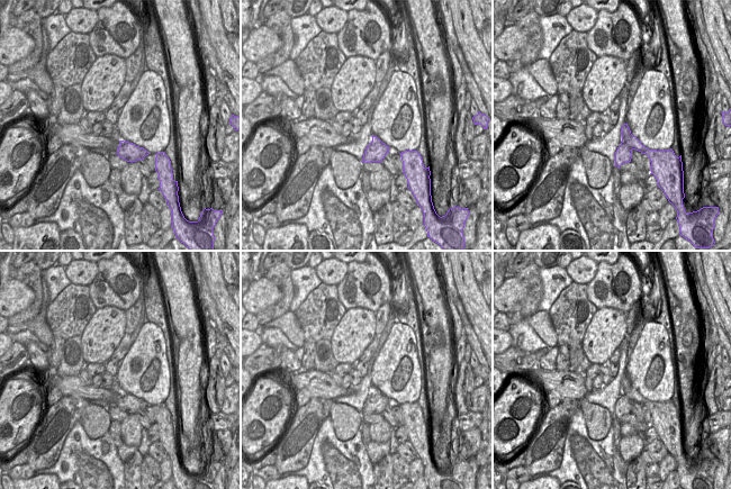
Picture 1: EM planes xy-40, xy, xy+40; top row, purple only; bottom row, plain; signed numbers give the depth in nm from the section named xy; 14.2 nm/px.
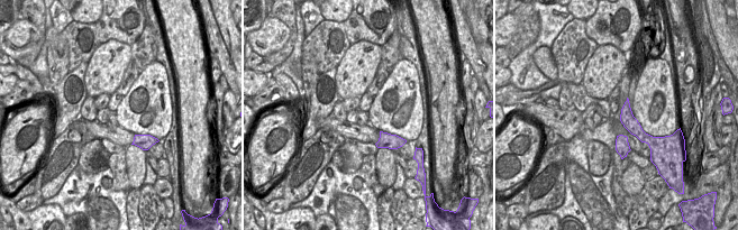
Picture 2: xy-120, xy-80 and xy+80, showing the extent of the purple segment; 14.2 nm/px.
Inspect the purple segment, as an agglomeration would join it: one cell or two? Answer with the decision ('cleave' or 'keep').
cleave

